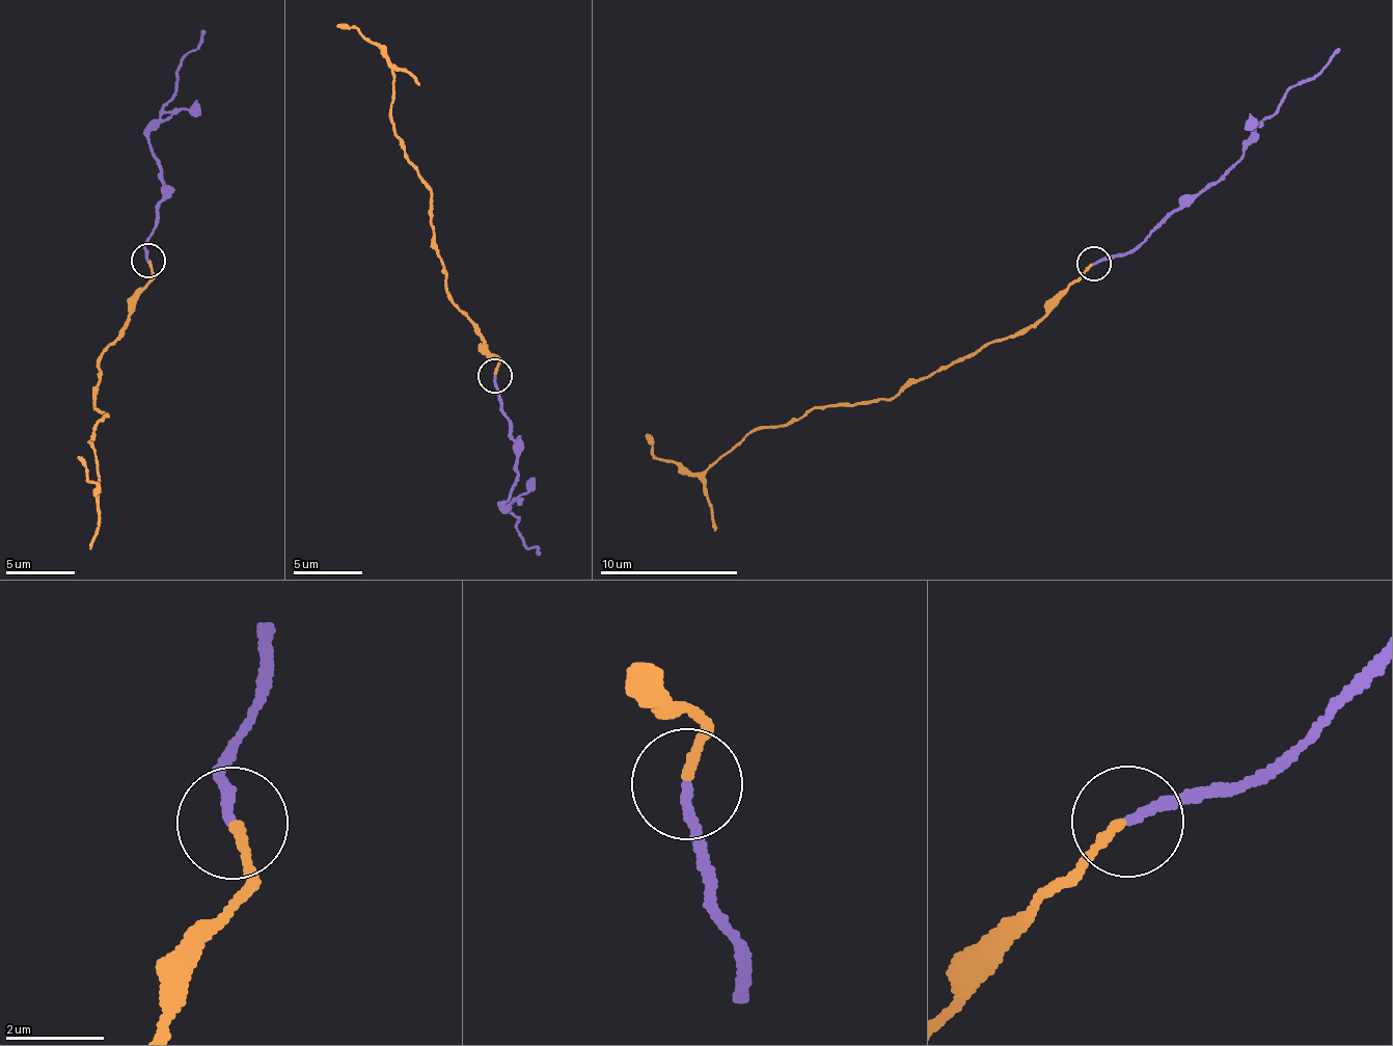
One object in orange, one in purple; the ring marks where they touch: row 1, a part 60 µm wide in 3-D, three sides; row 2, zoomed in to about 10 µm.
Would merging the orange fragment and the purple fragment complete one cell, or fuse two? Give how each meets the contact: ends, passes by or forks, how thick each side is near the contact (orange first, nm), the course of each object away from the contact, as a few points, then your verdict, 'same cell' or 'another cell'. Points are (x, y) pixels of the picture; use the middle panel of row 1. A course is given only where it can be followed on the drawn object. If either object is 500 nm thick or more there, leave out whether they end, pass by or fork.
orange ends there; purple ends there; 190 nm thick on the orange side, 180 nm on the other; orange runs (494, 375), (495, 355), (455, 305), (431, 233), (431, 189), (393, 129), (389, 62), (363, 35), (335, 24); purple runs (494, 375), (500, 408), (518, 447), (504, 503), (516, 517), (524, 545), (537, 548), (536, 555); same cell

